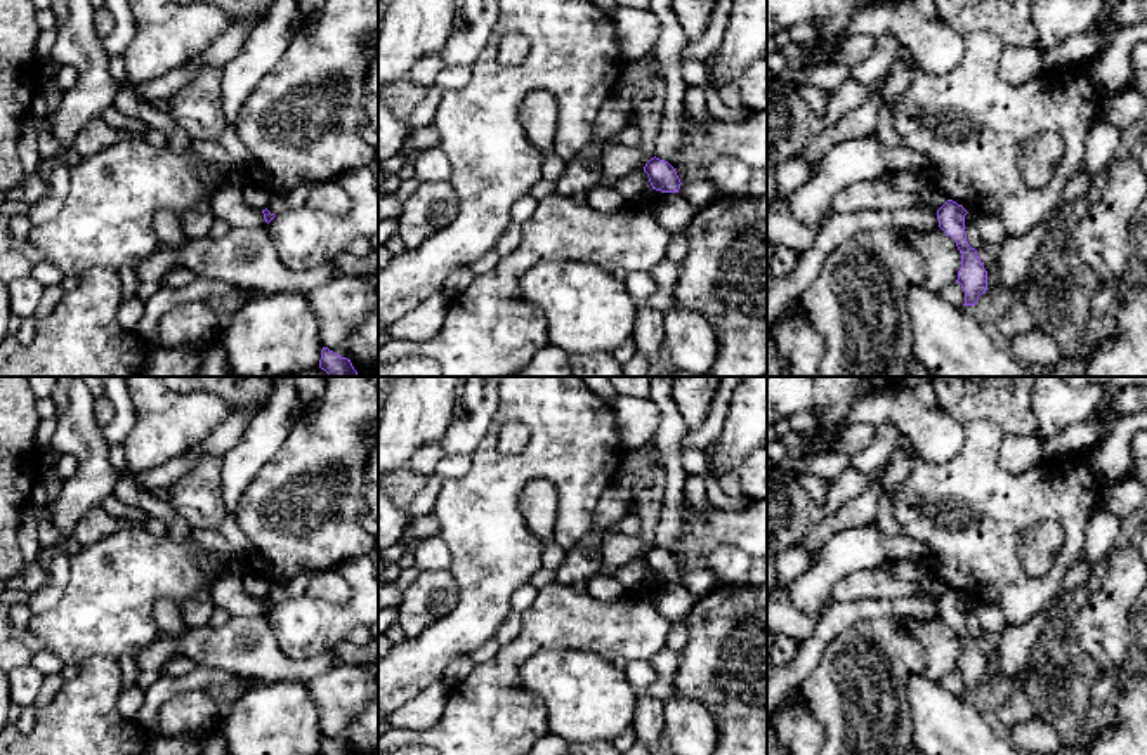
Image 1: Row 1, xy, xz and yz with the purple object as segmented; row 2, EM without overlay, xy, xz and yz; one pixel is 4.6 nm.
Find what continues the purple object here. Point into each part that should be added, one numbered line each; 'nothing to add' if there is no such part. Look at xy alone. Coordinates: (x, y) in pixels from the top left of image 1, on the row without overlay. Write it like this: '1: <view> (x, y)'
nothing to add

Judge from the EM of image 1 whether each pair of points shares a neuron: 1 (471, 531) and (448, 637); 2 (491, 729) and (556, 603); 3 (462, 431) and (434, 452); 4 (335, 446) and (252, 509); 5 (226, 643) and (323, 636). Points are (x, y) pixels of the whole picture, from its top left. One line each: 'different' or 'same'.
1: same
2: same
3: different
4: same
5: different

